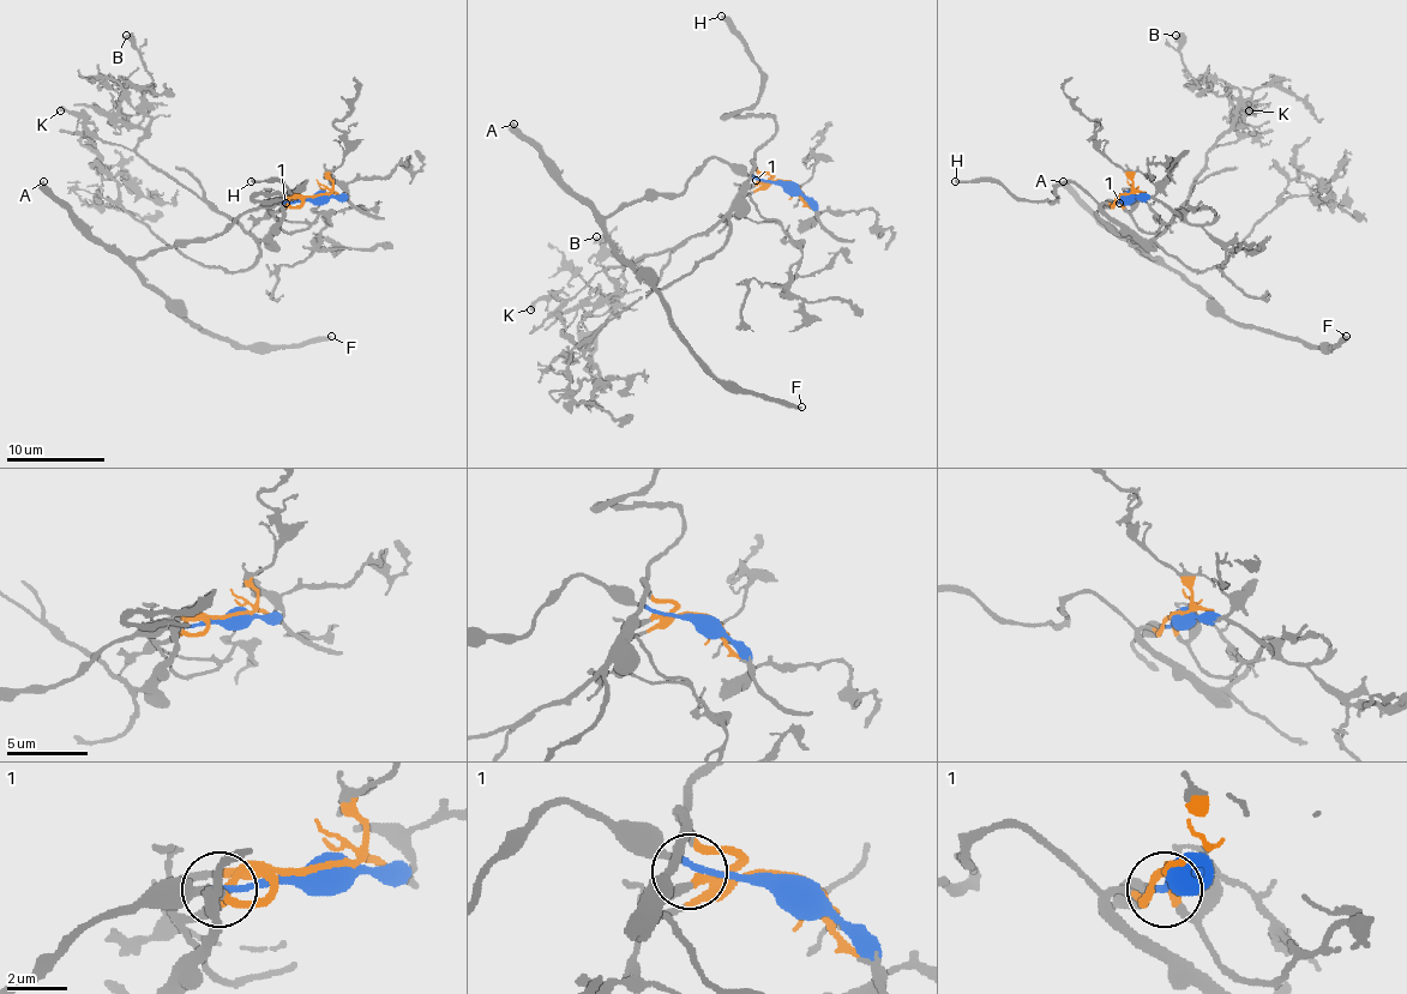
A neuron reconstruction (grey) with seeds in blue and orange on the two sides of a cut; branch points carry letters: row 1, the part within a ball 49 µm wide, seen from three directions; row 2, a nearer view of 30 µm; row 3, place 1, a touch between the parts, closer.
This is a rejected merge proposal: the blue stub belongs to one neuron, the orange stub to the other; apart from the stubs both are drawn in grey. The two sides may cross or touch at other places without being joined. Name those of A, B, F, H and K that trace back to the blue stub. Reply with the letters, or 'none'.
A, F

